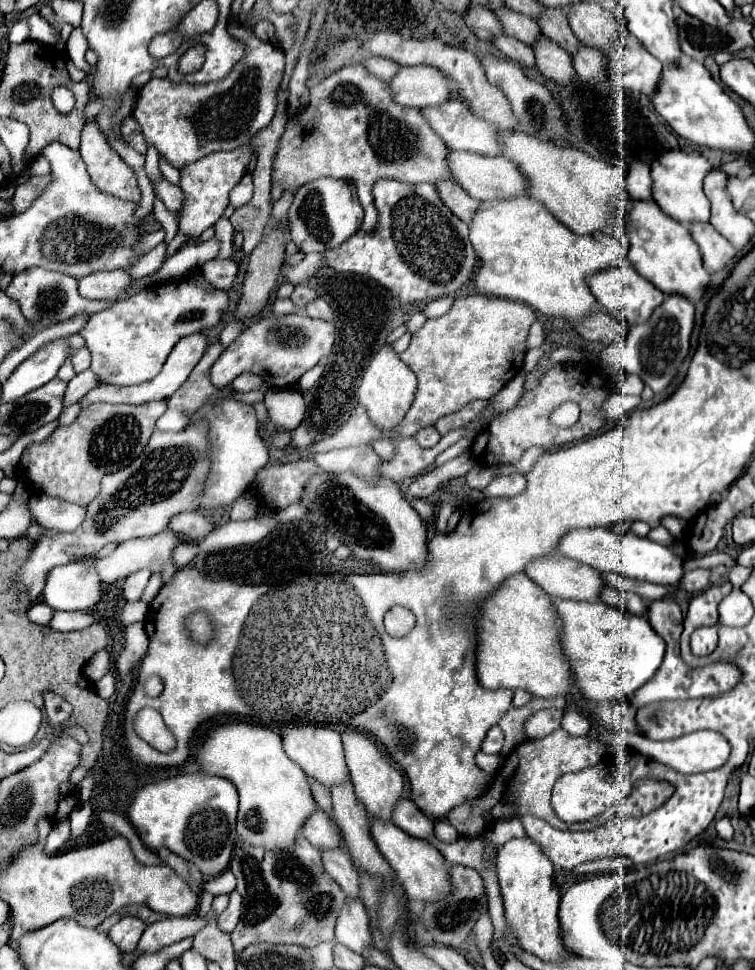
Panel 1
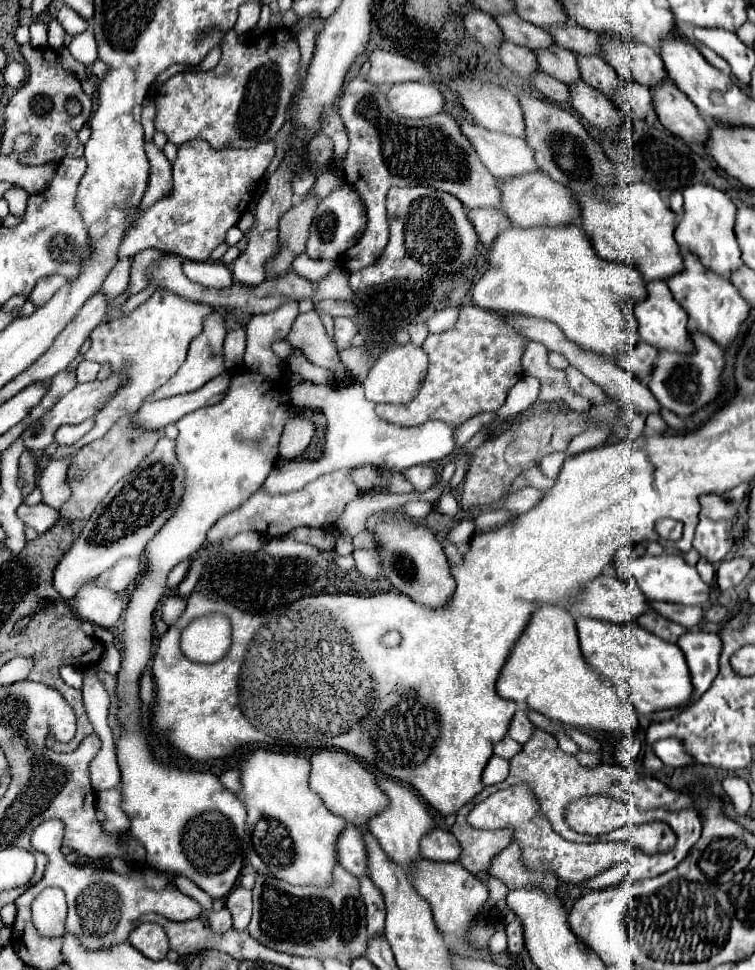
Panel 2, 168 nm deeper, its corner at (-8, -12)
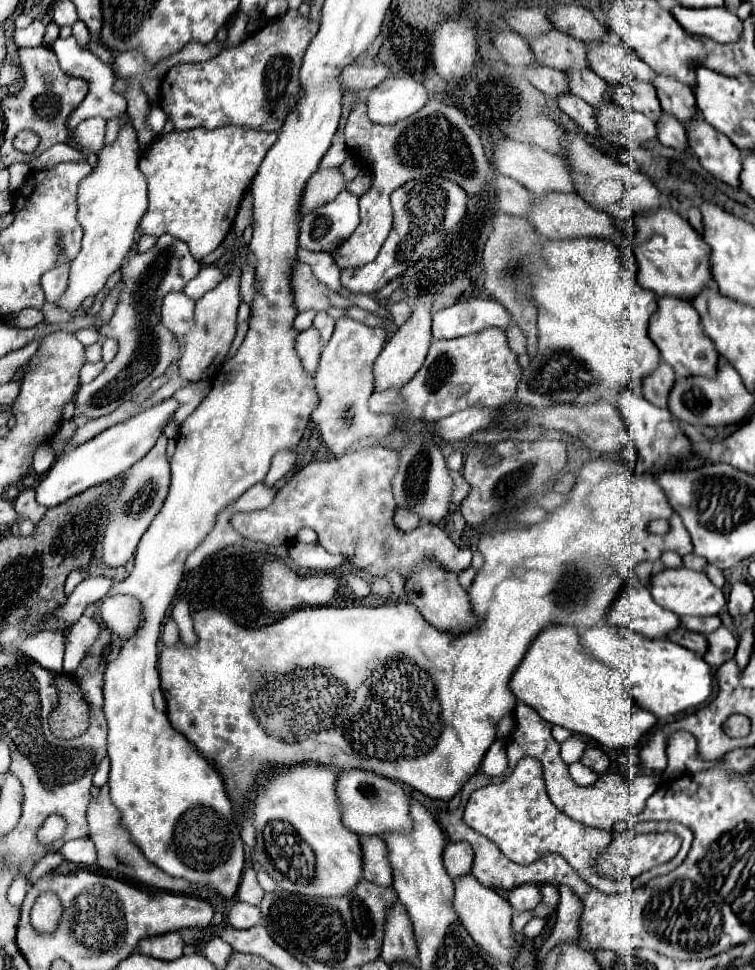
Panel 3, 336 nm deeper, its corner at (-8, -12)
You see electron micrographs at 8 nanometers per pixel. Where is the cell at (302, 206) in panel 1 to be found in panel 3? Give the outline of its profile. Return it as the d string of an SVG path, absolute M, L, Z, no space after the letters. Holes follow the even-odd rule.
M342 191L336 201L302 217L298 245L308 251L332 253L354 233L358 223L358 197Z

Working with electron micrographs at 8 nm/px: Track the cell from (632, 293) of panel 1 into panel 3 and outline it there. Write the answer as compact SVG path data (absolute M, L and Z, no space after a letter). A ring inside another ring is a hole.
M658 297L658 309L650 317L648 337L658 347L660 359L674 369L676 377L688 377L688 375L714 377L720 355L716 353L716 347L712 345L712 341L704 335L700 317L696 309L688 305L688 301L682 301L678 297Z

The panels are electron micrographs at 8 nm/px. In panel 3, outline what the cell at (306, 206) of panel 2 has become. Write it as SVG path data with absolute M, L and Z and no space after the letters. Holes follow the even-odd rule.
M326 169L326 171L316 171L300 199L300 215L306 215L314 211L316 207L326 205L328 201L334 201L336 195L344 189L344 179L340 175L340 169Z

